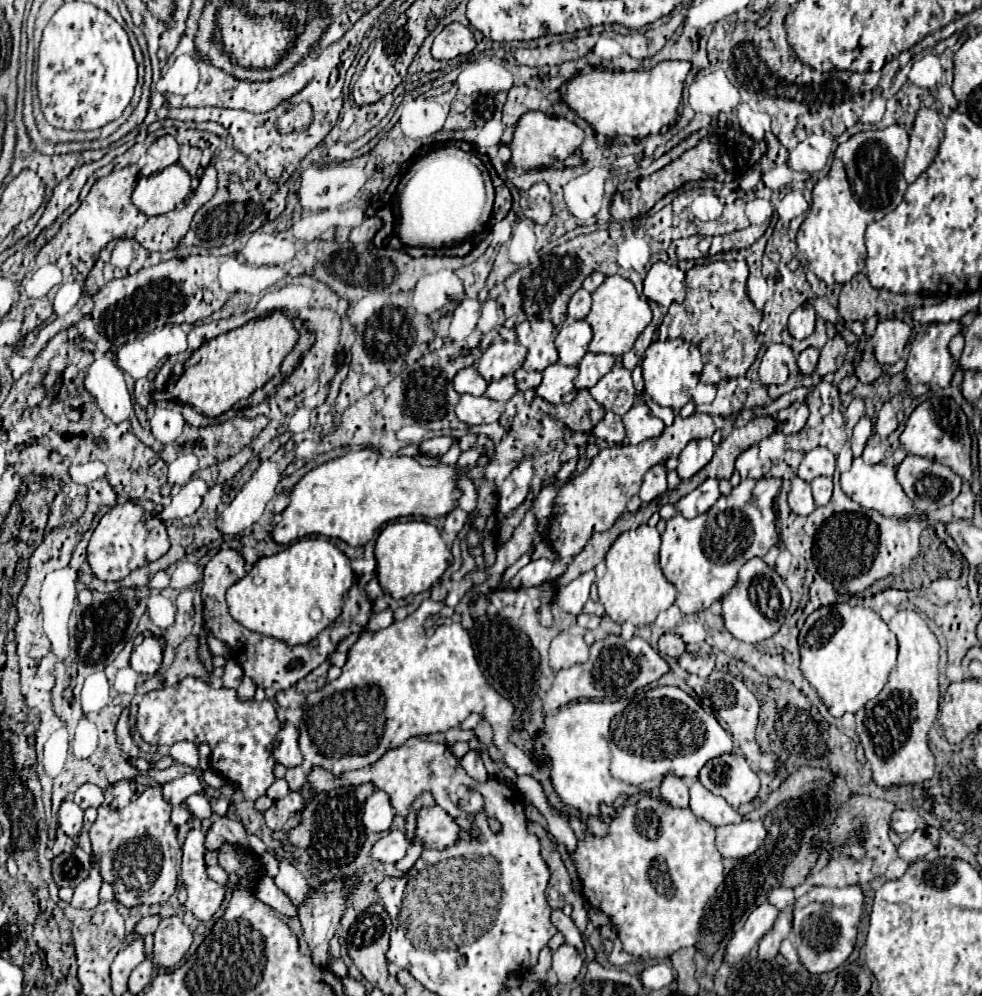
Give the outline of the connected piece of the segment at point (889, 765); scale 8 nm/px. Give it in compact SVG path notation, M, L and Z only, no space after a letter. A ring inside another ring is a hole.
M900 610L890 622L898 638L898 666L888 684L856 714L856 732L872 766L874 782L882 788L892 784L916 784L934 776L934 756L928 748L928 730L938 714L938 640L920 614Z

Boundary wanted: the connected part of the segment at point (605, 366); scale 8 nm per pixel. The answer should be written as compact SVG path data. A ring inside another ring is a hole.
M588 352L582 362L578 364L578 376L574 378L574 386L580 388L592 388L604 374L608 374L608 370L612 370L612 366L616 364L616 358L610 354L594 354Z

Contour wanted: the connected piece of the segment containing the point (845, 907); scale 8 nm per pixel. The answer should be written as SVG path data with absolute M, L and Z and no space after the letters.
M814 886L810 892L800 896L794 904L794 920L792 920L792 938L798 950L798 958L804 968L812 974L824 974L838 968L854 950L856 932L860 924L864 896L860 886L844 886L844 888L828 888Z

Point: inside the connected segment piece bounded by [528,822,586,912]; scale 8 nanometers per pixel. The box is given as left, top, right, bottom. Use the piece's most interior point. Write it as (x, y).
(560, 892)

